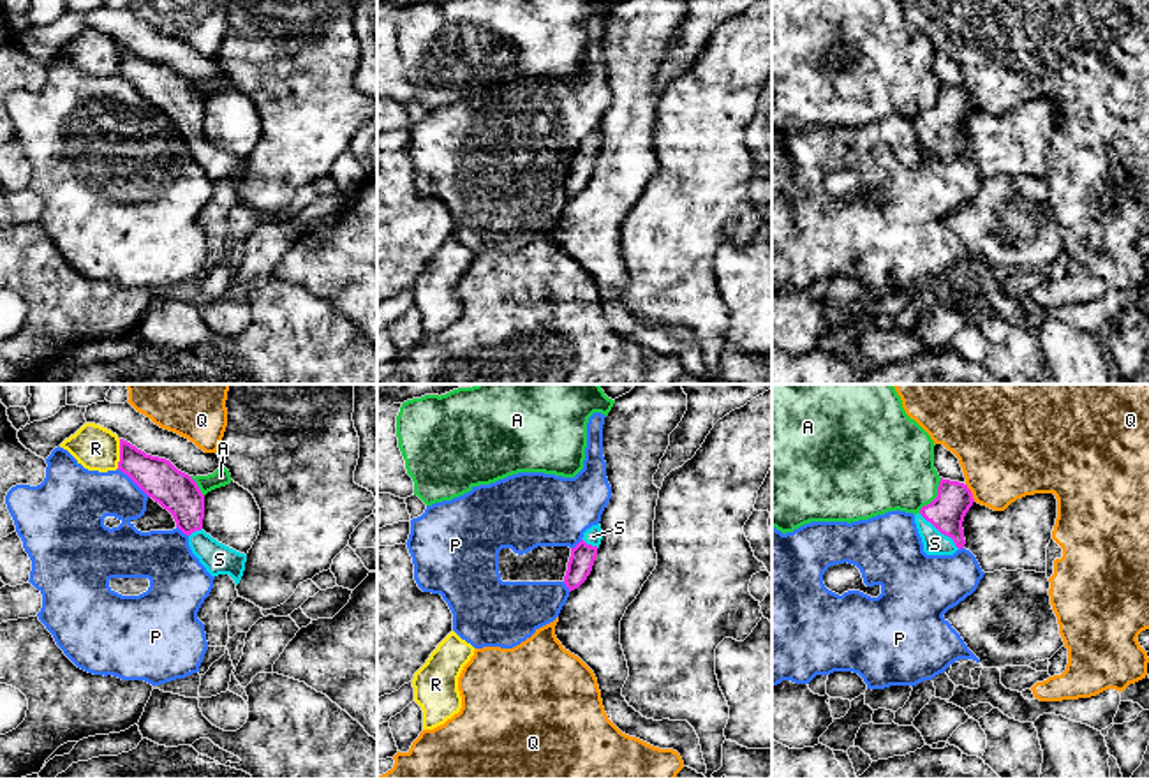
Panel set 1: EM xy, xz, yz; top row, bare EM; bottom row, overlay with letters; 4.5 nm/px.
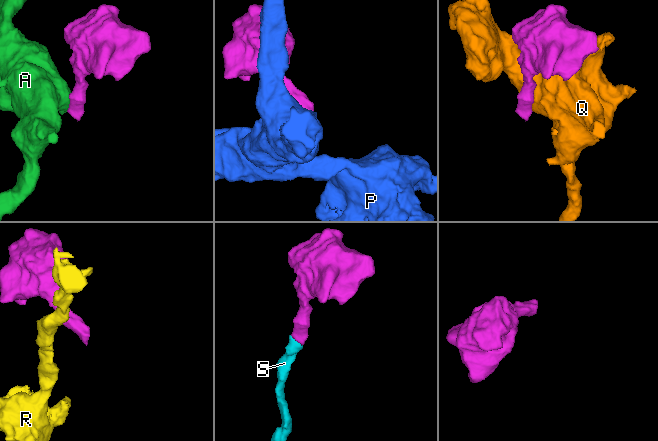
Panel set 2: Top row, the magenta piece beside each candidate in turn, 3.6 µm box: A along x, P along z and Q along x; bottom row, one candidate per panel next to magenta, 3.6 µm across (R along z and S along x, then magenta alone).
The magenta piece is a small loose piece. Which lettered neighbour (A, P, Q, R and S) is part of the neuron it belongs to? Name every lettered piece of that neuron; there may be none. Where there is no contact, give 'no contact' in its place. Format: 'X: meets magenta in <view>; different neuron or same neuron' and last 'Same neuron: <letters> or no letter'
A: meets magenta in yz; different neuron
P: meets magenta in xy; different neuron
Q: meets magenta in yz; different neuron
R: meets magenta in xy; different neuron
S: meets magenta in yz; same neuron
Same neuron: S

